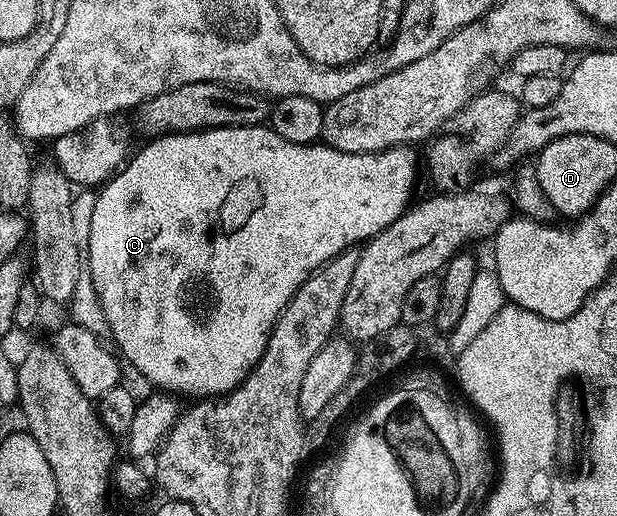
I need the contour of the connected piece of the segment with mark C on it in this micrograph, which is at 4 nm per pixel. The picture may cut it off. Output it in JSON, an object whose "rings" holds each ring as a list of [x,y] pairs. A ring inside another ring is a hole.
{"rings":[[[267,125],[262,126],[227,126],[217,130],[194,130],[190,134],[163,134],[161,138],[153,138],[145,141],[145,146],[140,151],[133,153],[125,161],[123,167],[116,171],[107,182],[99,187],[96,203],[94,204],[94,216],[90,220],[90,228],[86,239],[86,274],[92,279],[92,286],[96,290],[98,300],[102,304],[102,312],[112,329],[111,341],[116,342],[115,349],[122,355],[123,361],[133,366],[142,377],[148,382],[153,382],[155,389],[160,392],[167,392],[173,396],[180,394],[189,394],[192,400],[208,400],[213,396],[223,396],[229,394],[235,386],[240,385],[249,372],[258,364],[258,360],[264,354],[268,346],[268,338],[272,334],[272,329],[277,320],[280,319],[280,313],[288,307],[288,301],[296,295],[298,288],[310,277],[319,266],[325,266],[331,258],[338,256],[343,250],[350,250],[367,243],[369,238],[373,238],[378,232],[382,232],[394,220],[406,213],[409,209],[412,198],[412,185],[416,182],[416,154],[412,146],[395,146],[389,150],[380,150],[377,154],[351,154],[350,152],[338,152],[334,148],[323,144],[290,144],[290,140],[282,140],[278,132],[274,132]]]}

